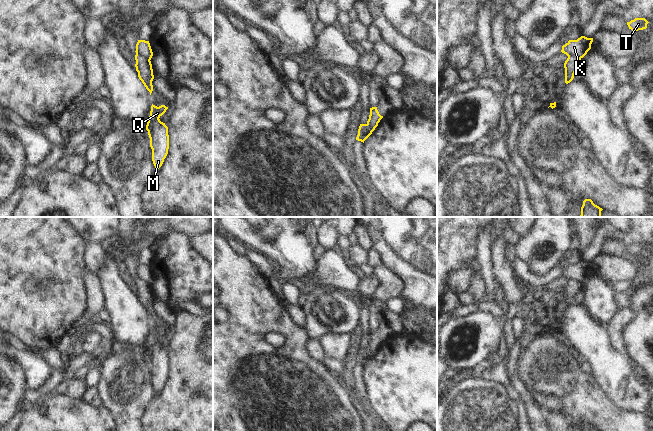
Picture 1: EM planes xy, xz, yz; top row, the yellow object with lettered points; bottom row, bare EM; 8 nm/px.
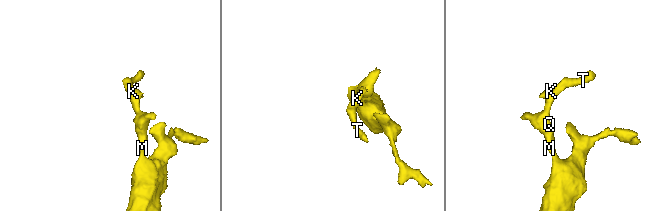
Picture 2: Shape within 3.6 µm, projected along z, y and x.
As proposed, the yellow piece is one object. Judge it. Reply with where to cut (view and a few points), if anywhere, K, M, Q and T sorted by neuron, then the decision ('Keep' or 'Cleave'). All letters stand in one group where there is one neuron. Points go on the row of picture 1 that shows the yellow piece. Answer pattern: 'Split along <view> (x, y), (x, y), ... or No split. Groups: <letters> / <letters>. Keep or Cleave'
Split along xz (367, 124), (364, 131), (358, 133). Groups: K T / M Q. Cleave.

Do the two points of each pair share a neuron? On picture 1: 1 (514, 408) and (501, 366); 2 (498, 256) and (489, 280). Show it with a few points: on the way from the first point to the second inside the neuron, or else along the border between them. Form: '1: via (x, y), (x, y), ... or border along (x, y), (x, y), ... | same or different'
1: border along (494, 382), (502, 385), (507, 394), (520, 403) | different
2: border along (490, 249), (492, 274), (496, 280) | different

